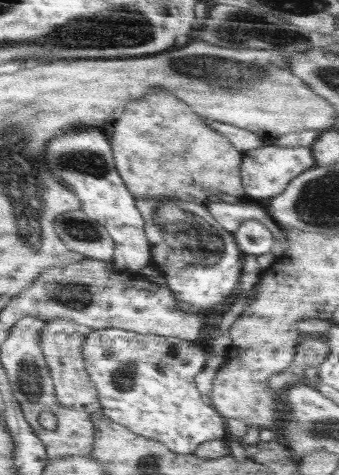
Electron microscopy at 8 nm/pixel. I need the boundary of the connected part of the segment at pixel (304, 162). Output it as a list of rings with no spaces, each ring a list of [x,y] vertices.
[[[266,145],[243,152],[240,176],[244,192],[253,200],[272,198],[282,194],[288,183],[298,174],[316,165],[311,147],[279,147]]]

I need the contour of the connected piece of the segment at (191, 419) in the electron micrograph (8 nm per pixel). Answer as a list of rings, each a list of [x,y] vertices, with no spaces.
[[[94,329],[82,344],[85,370],[94,383],[102,413],[137,436],[160,442],[176,454],[193,454],[200,444],[227,437],[225,417],[204,403],[195,378],[212,363],[197,341]]]

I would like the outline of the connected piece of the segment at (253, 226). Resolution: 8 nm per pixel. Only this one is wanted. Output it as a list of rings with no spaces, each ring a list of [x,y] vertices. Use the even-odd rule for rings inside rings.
[[[256,219],[244,220],[231,235],[242,254],[248,252],[254,256],[268,254],[274,242],[272,231]]]

